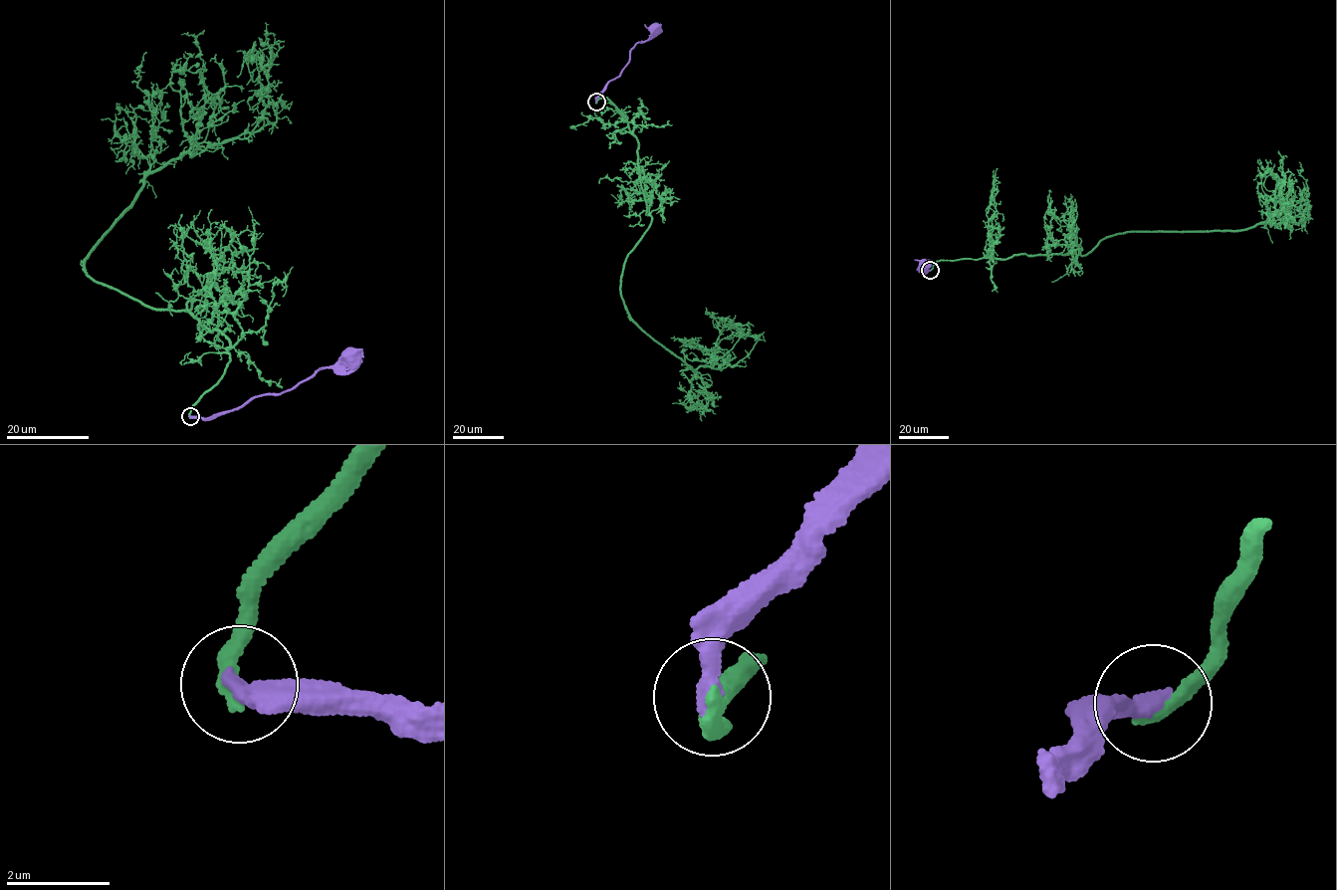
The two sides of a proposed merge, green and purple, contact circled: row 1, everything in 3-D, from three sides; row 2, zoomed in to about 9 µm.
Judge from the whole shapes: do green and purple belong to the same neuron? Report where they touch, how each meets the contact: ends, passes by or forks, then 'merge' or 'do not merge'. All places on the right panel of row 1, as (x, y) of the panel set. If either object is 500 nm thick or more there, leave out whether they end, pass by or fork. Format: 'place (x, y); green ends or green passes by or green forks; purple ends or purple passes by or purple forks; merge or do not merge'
place (930, 270); green ends; purple ends; do not merge

